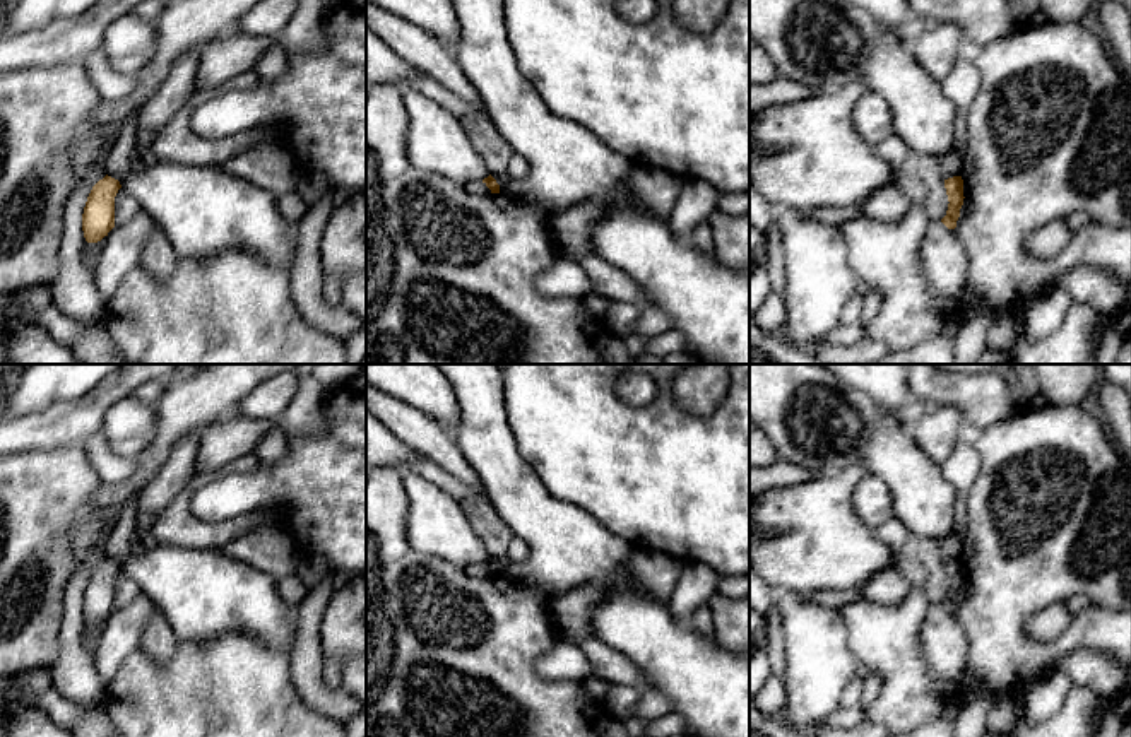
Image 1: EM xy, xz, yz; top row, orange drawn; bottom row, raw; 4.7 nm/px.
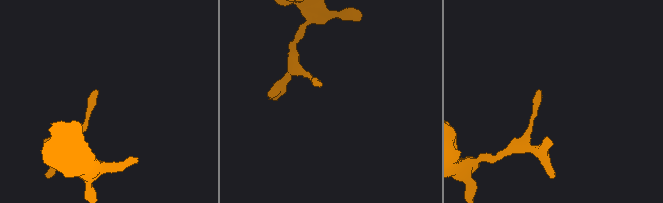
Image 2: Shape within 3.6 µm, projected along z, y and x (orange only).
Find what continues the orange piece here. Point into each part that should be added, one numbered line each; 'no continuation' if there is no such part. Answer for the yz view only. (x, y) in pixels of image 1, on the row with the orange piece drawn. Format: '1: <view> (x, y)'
no continuation

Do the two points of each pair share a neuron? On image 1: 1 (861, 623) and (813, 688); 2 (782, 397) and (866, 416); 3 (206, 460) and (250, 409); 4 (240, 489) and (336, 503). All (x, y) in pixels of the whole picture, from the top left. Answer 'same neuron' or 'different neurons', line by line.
1: different neurons
2: same neuron
3: different neurons
4: same neuron

